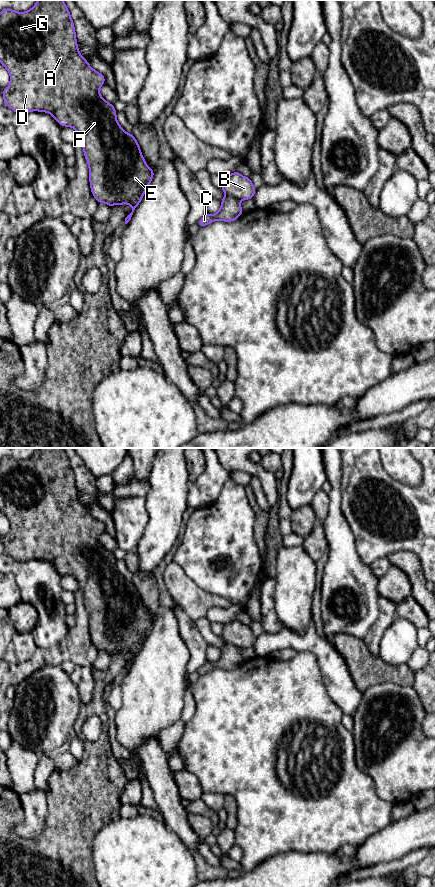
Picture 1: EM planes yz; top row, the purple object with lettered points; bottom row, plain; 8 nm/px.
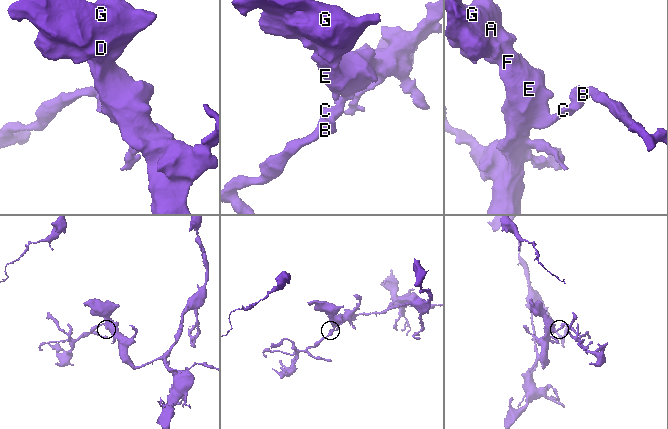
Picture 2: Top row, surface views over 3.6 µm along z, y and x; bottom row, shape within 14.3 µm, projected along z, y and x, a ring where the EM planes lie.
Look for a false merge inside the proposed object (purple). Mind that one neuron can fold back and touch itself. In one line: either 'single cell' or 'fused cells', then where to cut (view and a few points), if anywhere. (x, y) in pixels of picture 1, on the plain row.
fused cells; cut yz (226, 641), (239, 648)

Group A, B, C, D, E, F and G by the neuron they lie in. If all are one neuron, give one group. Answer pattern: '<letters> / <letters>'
A C D E F G / B

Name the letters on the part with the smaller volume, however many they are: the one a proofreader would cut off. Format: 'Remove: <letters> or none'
Remove: B

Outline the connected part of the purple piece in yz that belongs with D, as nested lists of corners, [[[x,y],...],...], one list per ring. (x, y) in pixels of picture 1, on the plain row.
[[[38,448],[26,460],[4,456],[0,460],[0,511],[10,522],[10,531],[2,539],[4,553],[18,562],[31,559],[50,561],[60,573],[74,576],[89,614],[92,643],[98,651],[106,651],[110,655],[115,652],[129,652],[132,660],[125,666],[127,672],[151,632],[155,617],[151,618],[146,612],[132,581],[125,580],[118,571],[113,552],[100,543],[99,537],[105,532],[105,525],[95,519],[79,501],[74,471],[64,449]]]

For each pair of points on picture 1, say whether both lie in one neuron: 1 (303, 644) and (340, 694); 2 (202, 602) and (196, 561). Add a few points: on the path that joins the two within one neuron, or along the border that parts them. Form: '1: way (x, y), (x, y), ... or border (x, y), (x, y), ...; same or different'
1: way (317, 651), (333, 667), (337, 680); same
2: border (183, 571), (203, 590), (222, 596); different

